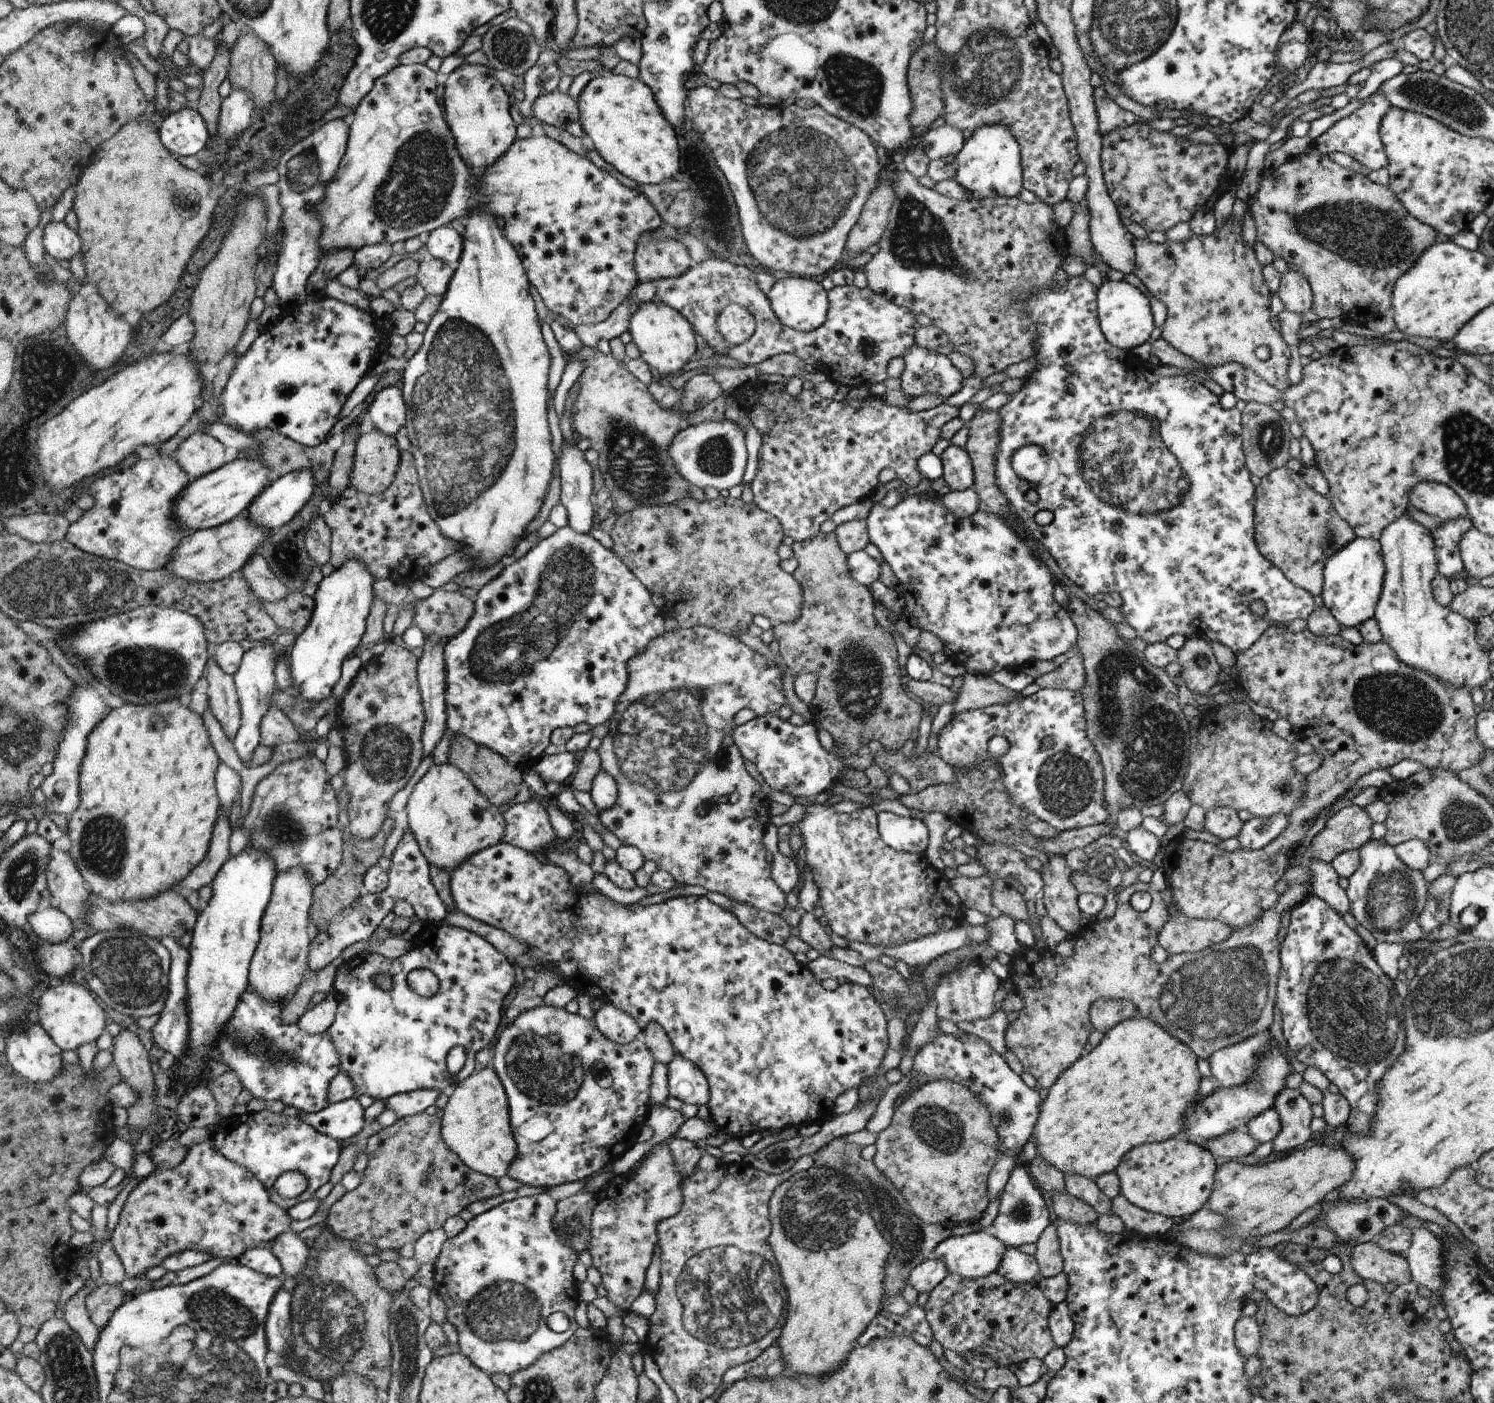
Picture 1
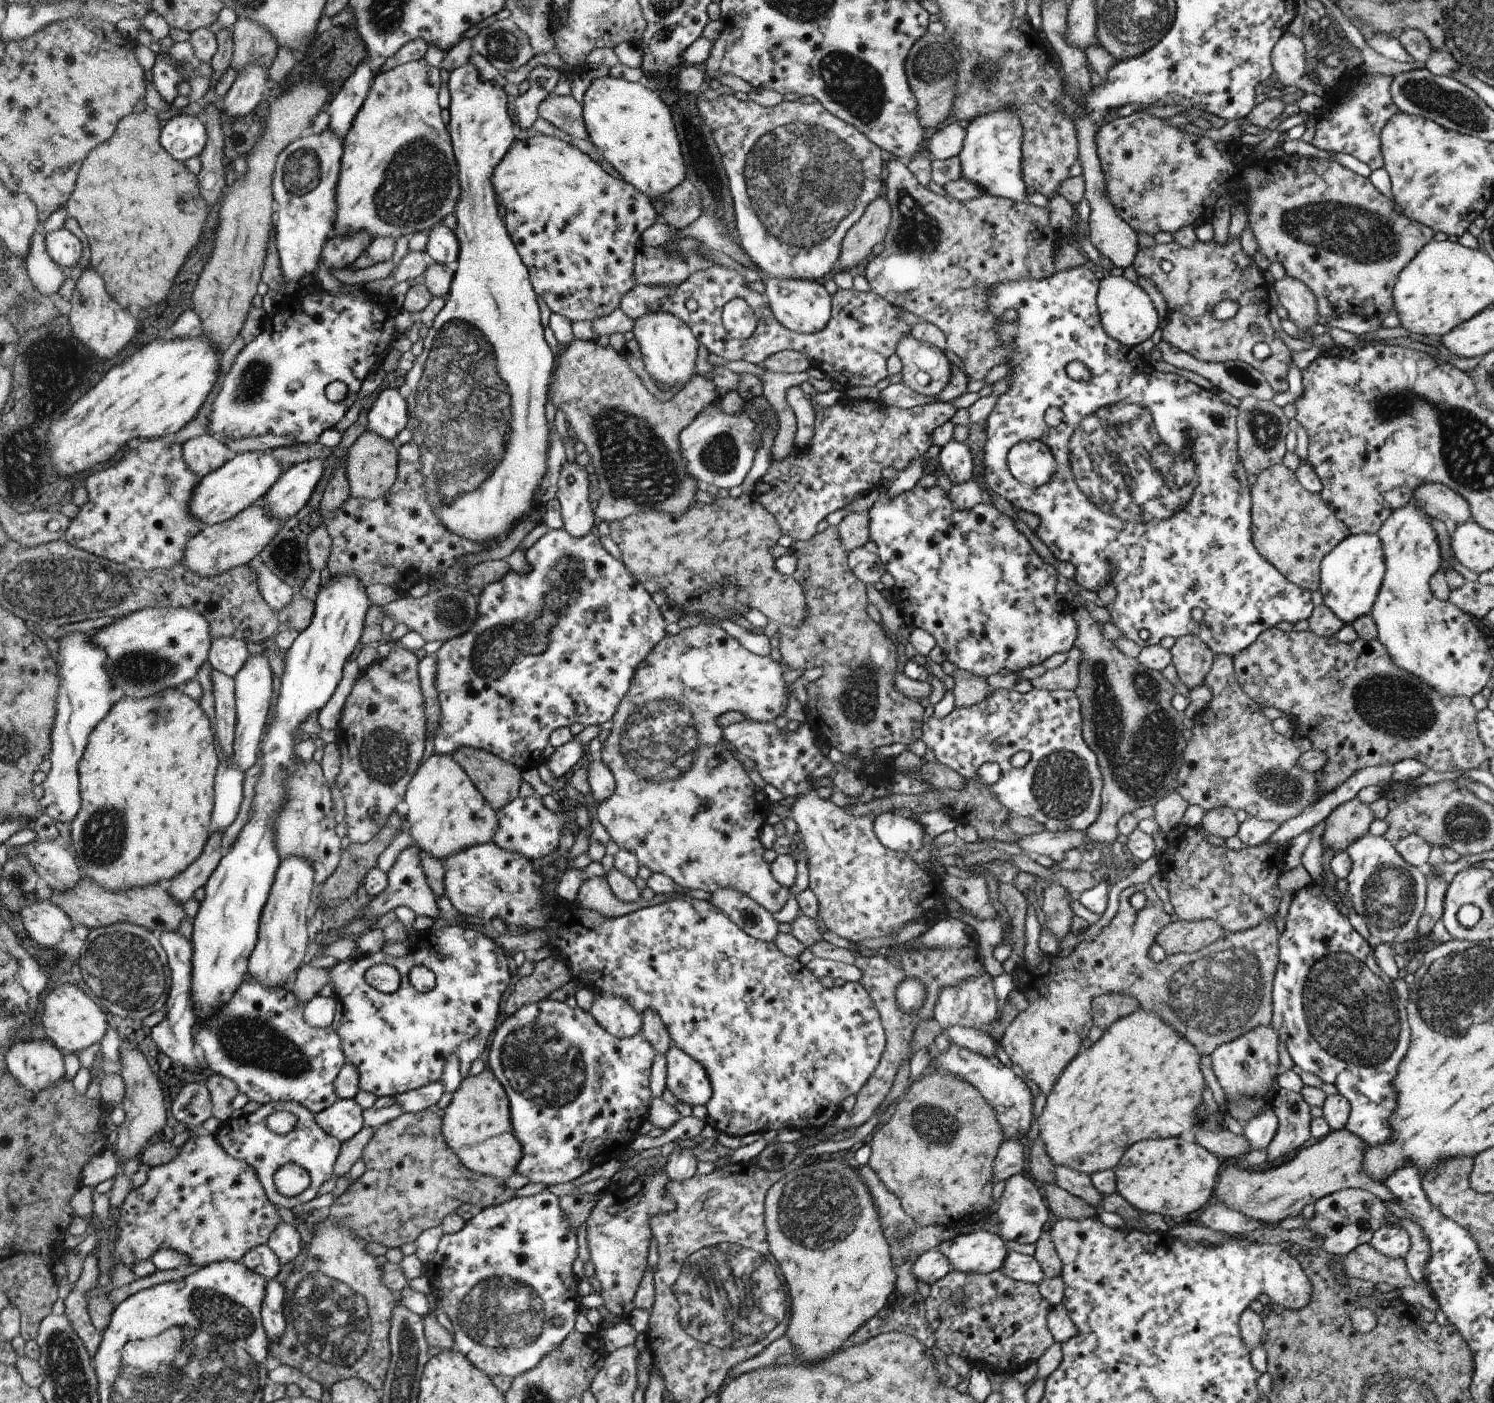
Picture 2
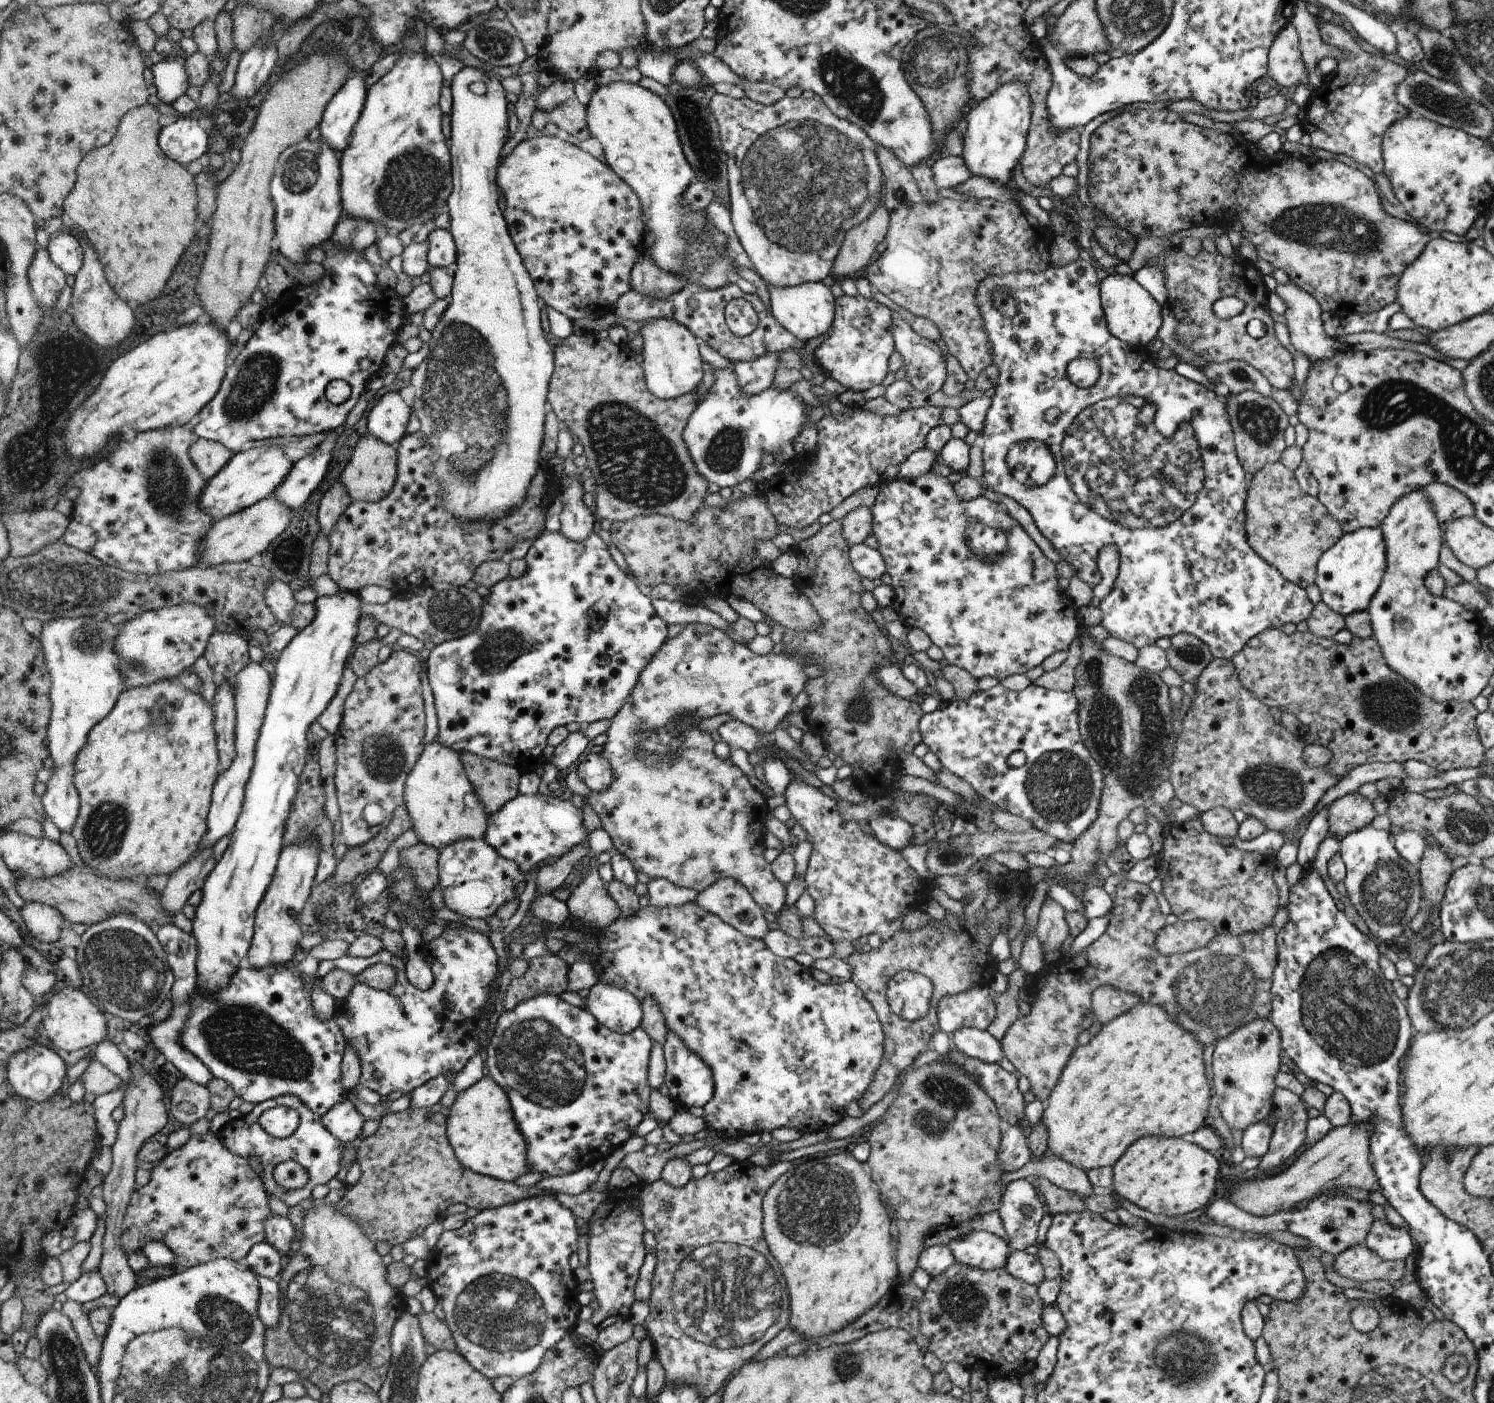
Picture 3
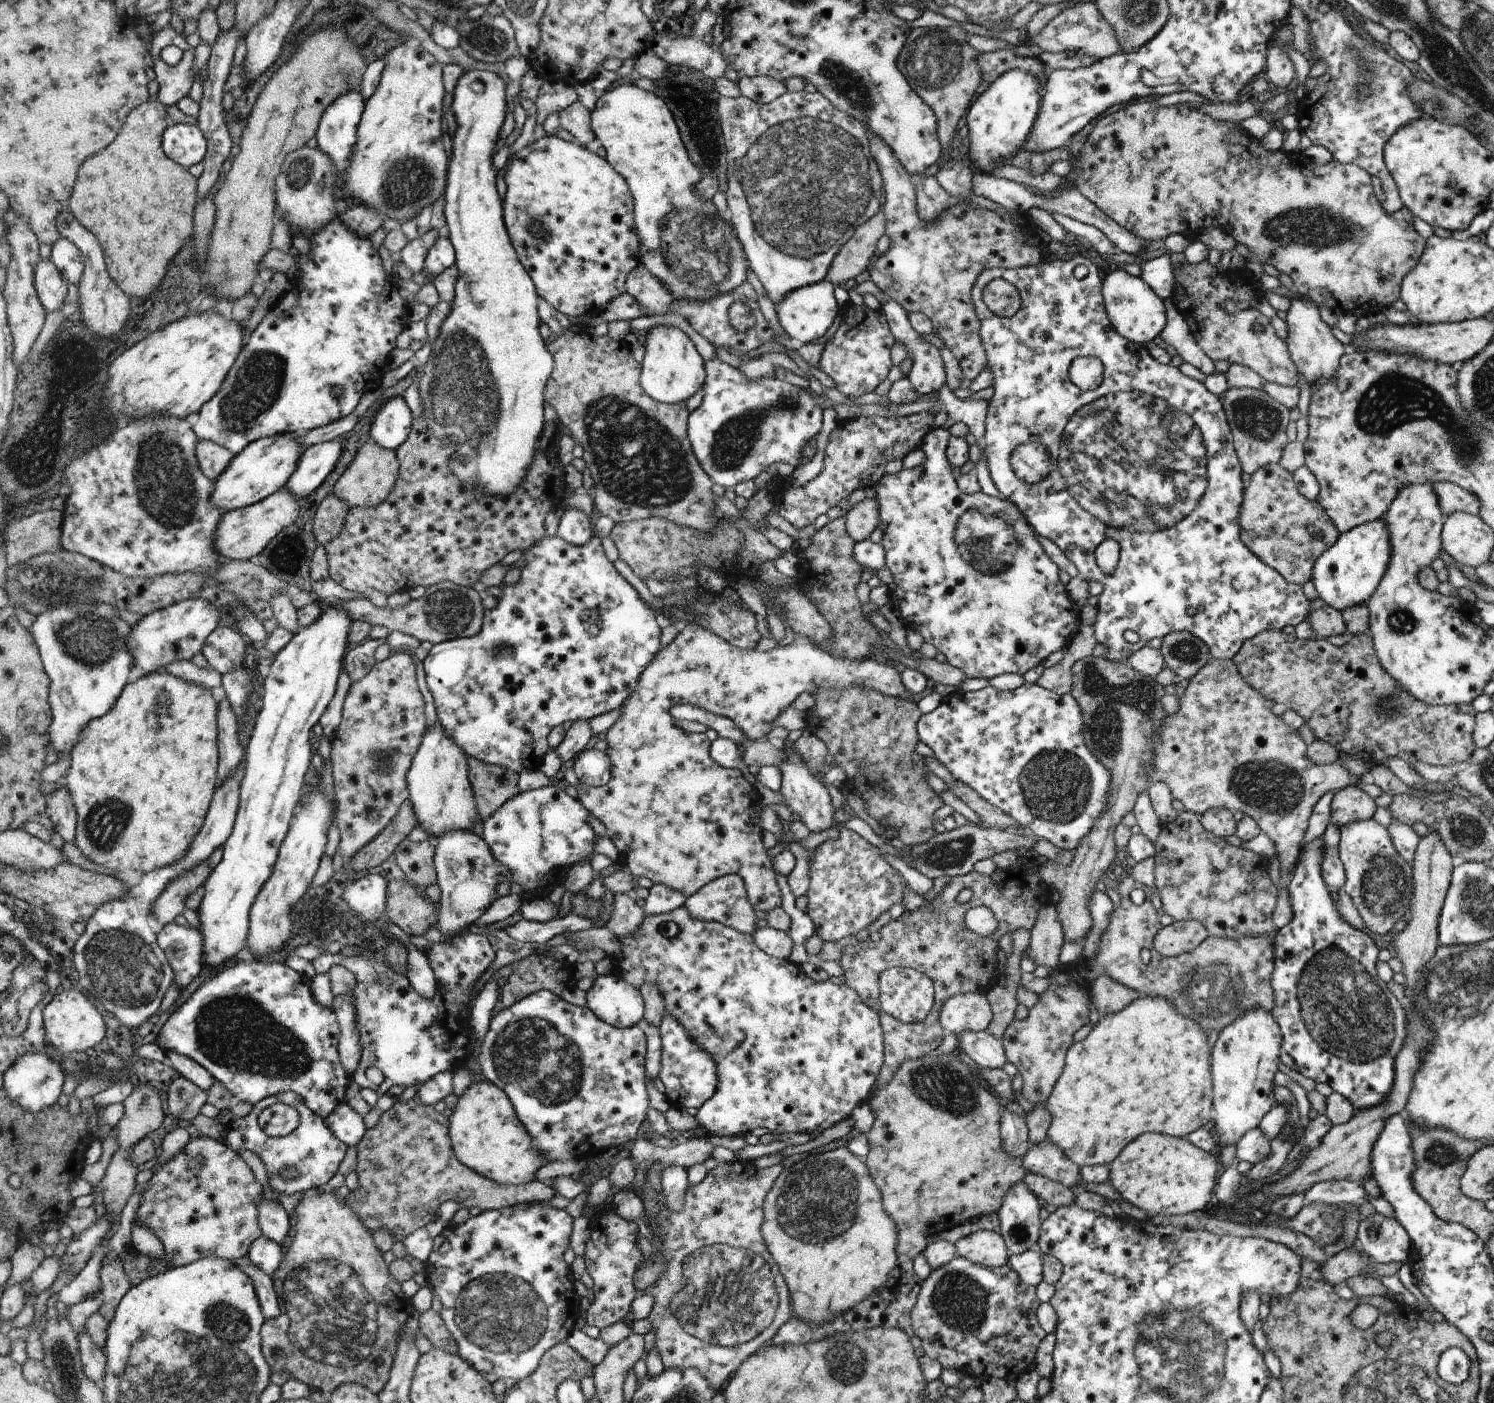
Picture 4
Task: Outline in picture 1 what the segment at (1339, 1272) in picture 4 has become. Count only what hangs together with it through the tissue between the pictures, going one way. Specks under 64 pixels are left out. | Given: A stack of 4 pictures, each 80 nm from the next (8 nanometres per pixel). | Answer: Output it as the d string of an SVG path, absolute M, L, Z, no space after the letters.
M1375 1240L1356 1245L1352 1250L1351 1264L1361 1279L1382 1285L1395 1282L1400 1286L1413 1281L1405 1255L1382 1250Z

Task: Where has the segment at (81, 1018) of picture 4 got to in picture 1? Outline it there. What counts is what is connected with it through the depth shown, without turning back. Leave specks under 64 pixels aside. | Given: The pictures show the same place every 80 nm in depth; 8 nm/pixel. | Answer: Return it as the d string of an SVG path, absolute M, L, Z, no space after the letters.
M62 980L56 988L47 988L39 1000L38 1011L38 1019L46 1028L46 1033L62 1051L76 1051L87 1043L95 1043L106 1026L106 1011L96 998L92 998L90 990L68 980Z

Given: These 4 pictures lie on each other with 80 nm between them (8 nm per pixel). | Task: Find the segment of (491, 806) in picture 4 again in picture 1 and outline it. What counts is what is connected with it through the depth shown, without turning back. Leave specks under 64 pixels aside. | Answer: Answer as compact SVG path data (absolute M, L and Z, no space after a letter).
M458 735L452 742L449 764L460 769L493 805L503 809L514 803L518 786L522 784L522 774L514 764L505 760L500 753L496 753L486 746L478 745L466 736Z

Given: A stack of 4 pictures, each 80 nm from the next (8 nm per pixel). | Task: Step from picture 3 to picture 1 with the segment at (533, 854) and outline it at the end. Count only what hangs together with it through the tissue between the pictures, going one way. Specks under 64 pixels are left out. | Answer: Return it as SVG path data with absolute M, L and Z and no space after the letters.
M538 802L512 803L502 809L507 823L503 843L530 853L544 853L557 838L549 822L547 810Z

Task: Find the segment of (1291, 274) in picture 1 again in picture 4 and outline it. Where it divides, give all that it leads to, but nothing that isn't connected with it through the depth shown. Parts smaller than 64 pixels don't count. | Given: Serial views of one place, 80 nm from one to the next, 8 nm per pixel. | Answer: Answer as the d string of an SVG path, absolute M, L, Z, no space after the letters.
M1290 297L1291 305L1287 310L1287 339L1286 346L1292 360L1297 366L1298 373L1302 373L1312 386L1318 379L1331 377L1337 371L1340 357L1348 352L1349 348L1338 341L1322 318L1318 305L1306 297Z

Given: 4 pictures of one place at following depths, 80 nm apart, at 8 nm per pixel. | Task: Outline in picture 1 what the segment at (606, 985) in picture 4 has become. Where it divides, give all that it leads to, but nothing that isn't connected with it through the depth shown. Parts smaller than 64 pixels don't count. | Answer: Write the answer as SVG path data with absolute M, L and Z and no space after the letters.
M608 1002L603 1004L600 1011L596 1011L595 1021L600 1032L618 1045L629 1044L641 1037L642 1031L636 1018Z

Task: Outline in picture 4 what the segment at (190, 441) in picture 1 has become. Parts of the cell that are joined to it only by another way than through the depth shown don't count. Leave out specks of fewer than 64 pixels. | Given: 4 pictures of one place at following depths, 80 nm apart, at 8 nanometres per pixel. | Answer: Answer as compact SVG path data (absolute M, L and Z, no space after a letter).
M201 440L197 444L196 455L197 461L201 464L202 472L213 481L236 458L229 449L209 440Z

